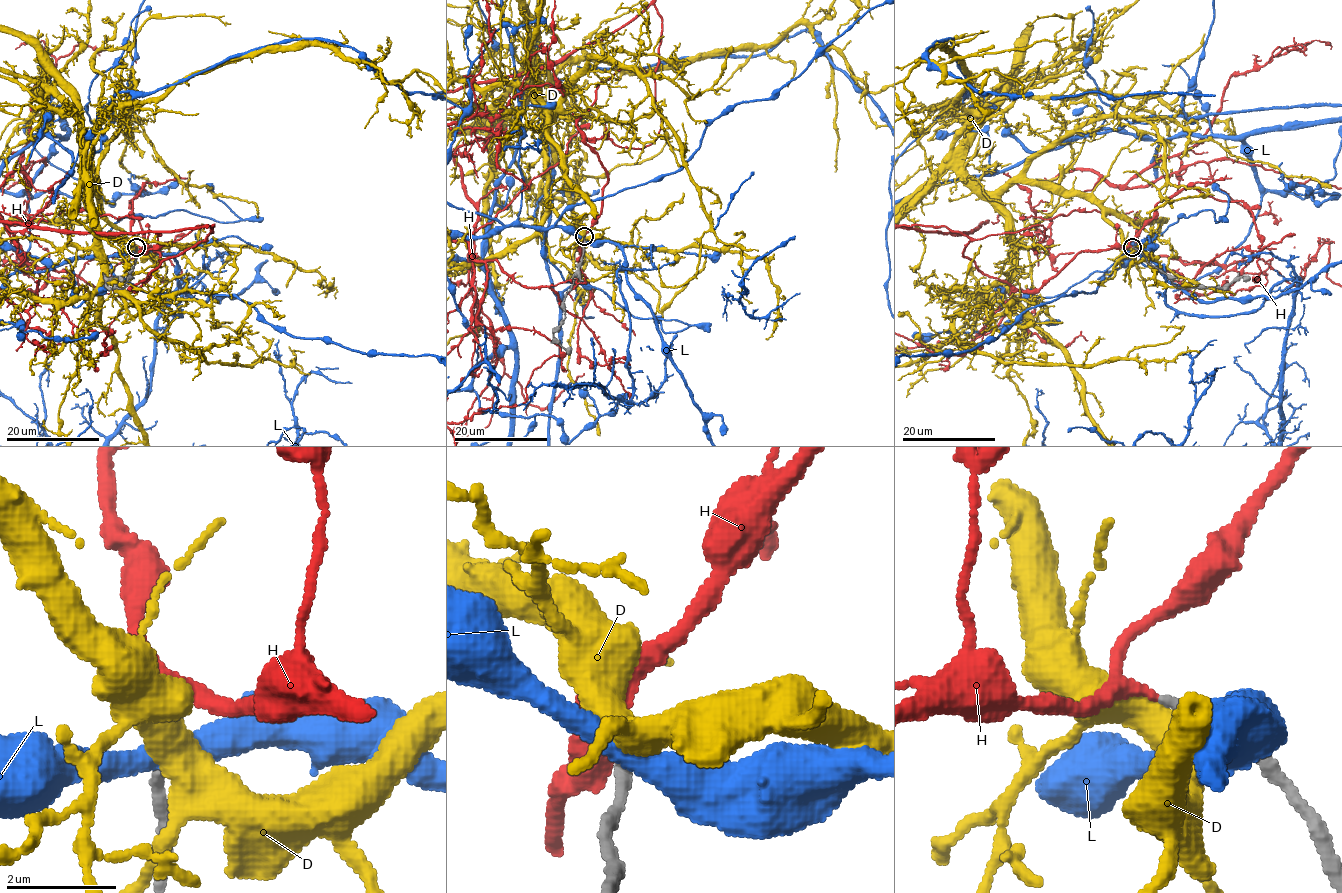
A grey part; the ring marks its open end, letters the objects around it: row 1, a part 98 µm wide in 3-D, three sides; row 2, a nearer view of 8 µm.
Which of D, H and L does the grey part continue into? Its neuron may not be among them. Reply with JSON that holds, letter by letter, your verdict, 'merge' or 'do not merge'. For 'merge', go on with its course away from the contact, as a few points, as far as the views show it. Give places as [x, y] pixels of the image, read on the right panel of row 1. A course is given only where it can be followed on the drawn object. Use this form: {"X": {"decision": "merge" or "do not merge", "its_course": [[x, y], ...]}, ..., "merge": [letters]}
{"D": {"decision": "do not merge"}, "H": {"decision": "merge"}, "L": {"decision": "do not merge"}, "merge": ["H"]}

